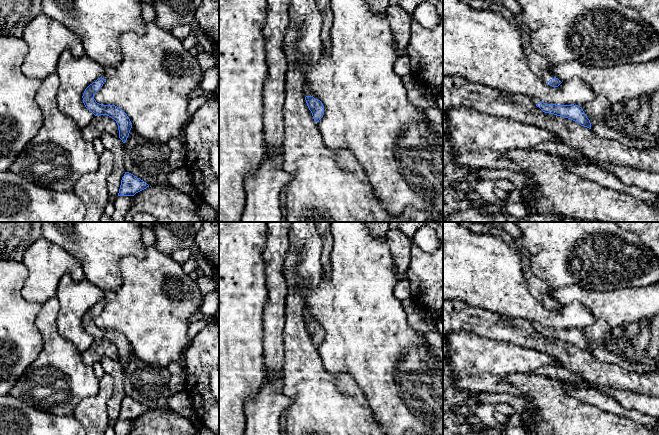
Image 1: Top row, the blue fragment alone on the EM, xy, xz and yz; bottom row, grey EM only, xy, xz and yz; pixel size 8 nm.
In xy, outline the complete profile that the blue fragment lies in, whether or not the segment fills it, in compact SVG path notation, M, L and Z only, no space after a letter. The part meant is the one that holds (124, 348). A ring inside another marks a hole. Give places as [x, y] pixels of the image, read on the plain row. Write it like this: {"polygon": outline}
{"polygon": "M106 293L106 297L90 308L83 317L83 327L95 340L107 339L114 343L118 349L119 362L126 366L132 352L131 345L127 338L115 329L101 329L94 323L94 318L103 310L106 303L111 298L111 293Z"}

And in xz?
{"polygon": "M307 305L305 306L303 312L303 318L305 320L307 330L312 337L314 345L319 346L319 344L324 339L324 330L322 326L314 319L310 307Z"}

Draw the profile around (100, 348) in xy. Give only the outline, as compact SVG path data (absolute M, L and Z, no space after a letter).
M107 339L95 340L87 350L82 352L84 362L91 366L101 362L101 359L105 356L113 360L119 360L116 345Z

